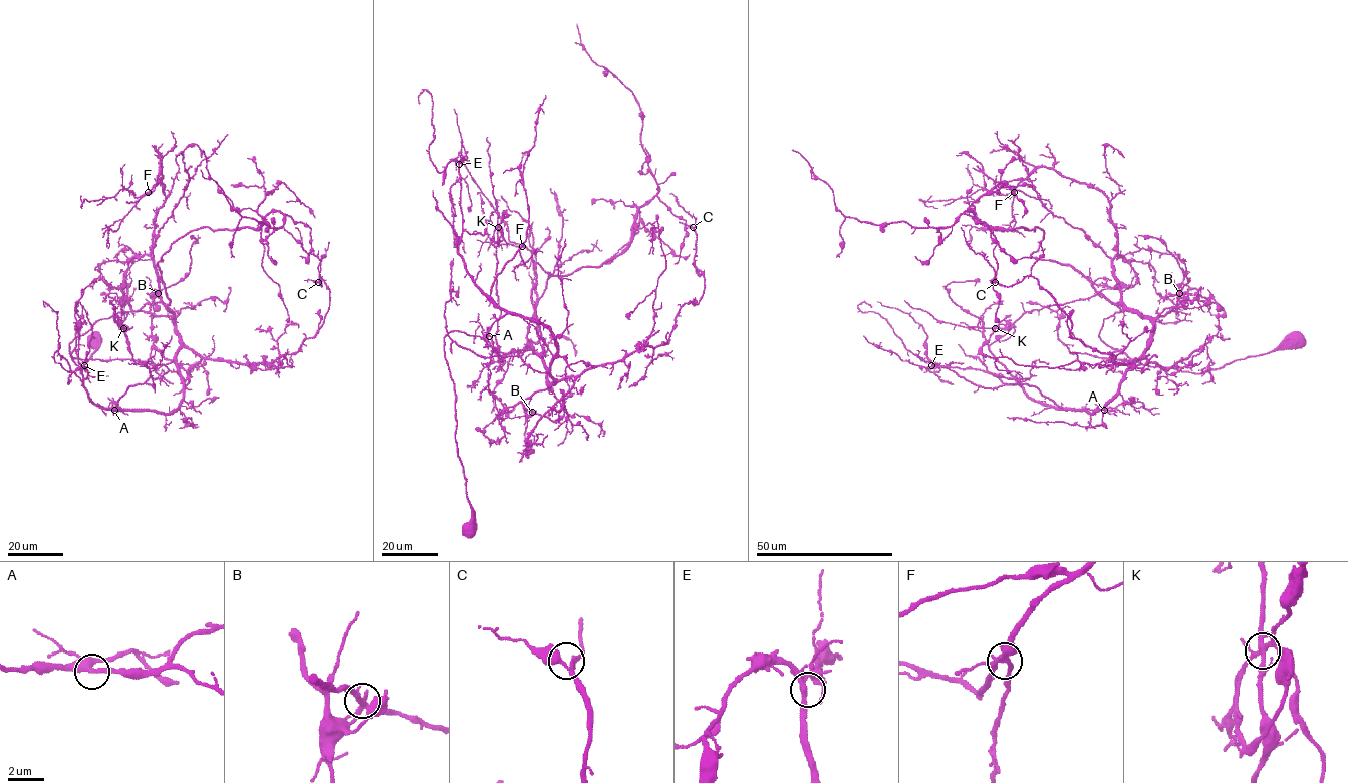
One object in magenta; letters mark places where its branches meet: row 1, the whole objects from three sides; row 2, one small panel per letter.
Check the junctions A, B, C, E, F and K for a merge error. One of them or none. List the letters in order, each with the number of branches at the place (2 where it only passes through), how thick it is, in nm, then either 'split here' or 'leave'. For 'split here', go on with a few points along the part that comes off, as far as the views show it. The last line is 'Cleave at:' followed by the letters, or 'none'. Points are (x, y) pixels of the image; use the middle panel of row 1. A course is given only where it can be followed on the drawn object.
A: branches 4; calibre 360 nm; leave
B: branches 5; calibre 280 nm; split here; course (532, 412), (524, 433), (526, 444), (531, 451)
C: branches 3; calibre 280 nm; leave
E: branches 4; calibre 260 nm; leave
F: branches 4; calibre 320 nm; leave
K: branches 6; calibre 280 nm; leave
Cleave at: B

